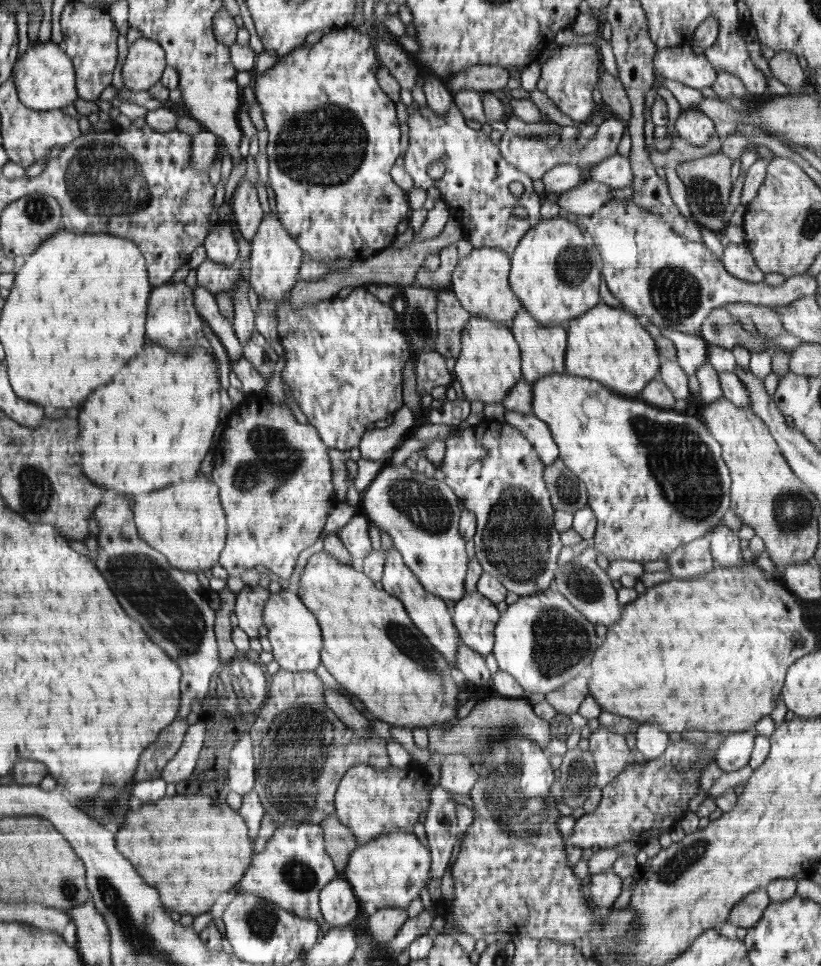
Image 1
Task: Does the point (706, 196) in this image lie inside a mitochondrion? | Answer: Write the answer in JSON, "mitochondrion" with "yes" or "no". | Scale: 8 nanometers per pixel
{"mitochondrion":"yes"}

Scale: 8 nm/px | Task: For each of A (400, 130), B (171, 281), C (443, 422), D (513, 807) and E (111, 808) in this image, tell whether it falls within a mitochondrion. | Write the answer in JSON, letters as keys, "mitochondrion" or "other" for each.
{"A":"other","B":"other","C":"other","D":"mitochondrion","E":"mitochondrion"}

